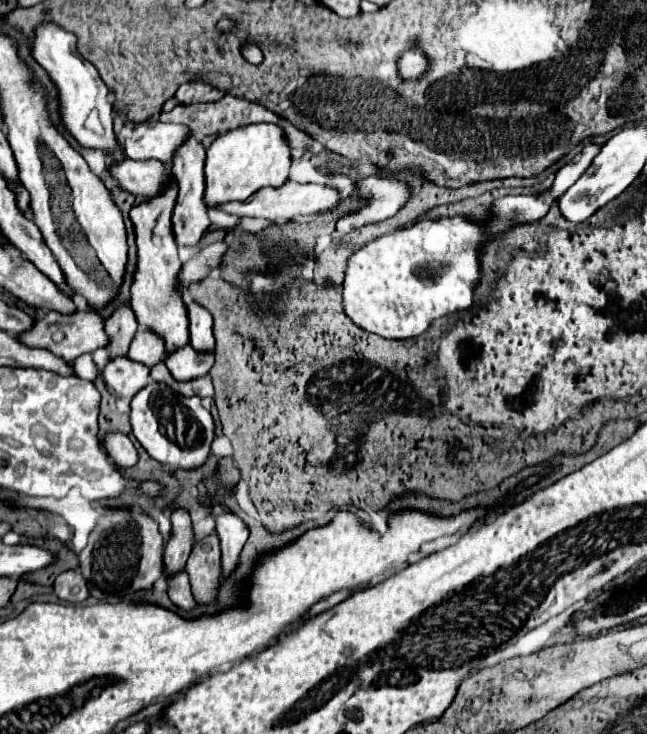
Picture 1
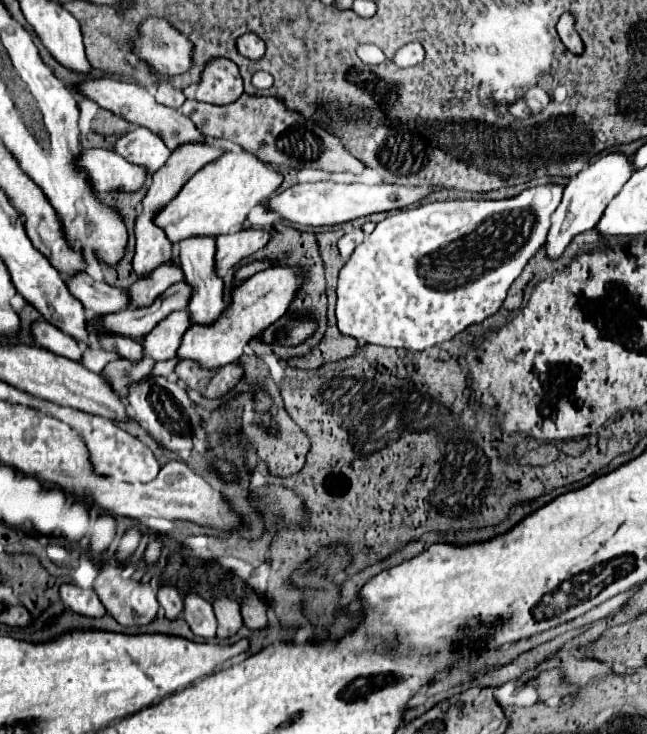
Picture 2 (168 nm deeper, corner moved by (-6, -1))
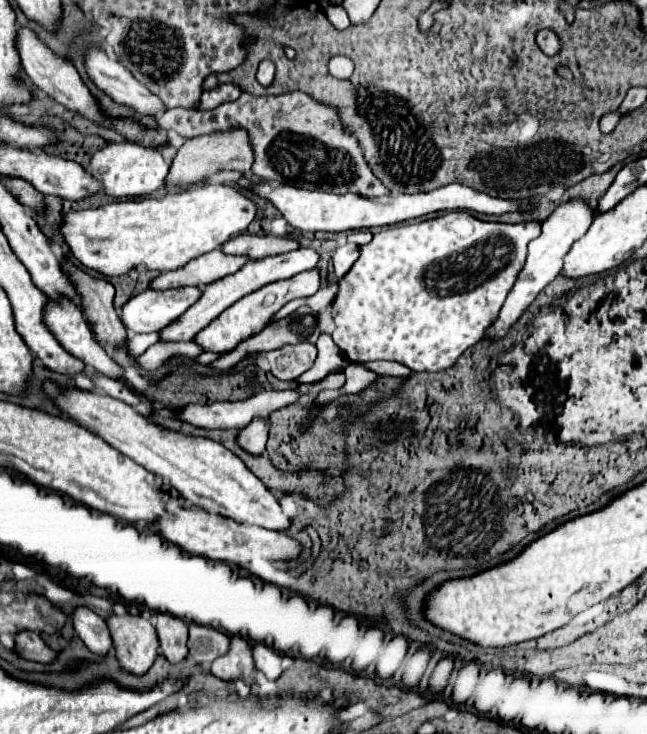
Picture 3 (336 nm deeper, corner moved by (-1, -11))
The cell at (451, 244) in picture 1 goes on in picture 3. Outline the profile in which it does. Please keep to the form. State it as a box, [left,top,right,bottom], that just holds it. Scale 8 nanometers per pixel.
[331,211,541,371]

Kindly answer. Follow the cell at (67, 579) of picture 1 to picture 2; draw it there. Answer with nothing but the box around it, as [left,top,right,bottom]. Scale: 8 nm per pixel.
[60,583,106,619]

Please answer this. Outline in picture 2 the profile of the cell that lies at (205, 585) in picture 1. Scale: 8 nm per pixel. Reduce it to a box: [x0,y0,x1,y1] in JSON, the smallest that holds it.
[212,597,244,639]

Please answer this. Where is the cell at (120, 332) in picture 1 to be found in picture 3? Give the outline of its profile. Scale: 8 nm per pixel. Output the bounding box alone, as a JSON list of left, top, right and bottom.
[149,246,247,291]

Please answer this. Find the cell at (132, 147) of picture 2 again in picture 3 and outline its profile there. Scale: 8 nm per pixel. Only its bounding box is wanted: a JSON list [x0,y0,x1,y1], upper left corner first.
[91,141,169,197]

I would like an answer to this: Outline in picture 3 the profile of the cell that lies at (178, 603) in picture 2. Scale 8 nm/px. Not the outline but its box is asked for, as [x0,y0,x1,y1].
[155,613,187,663]

